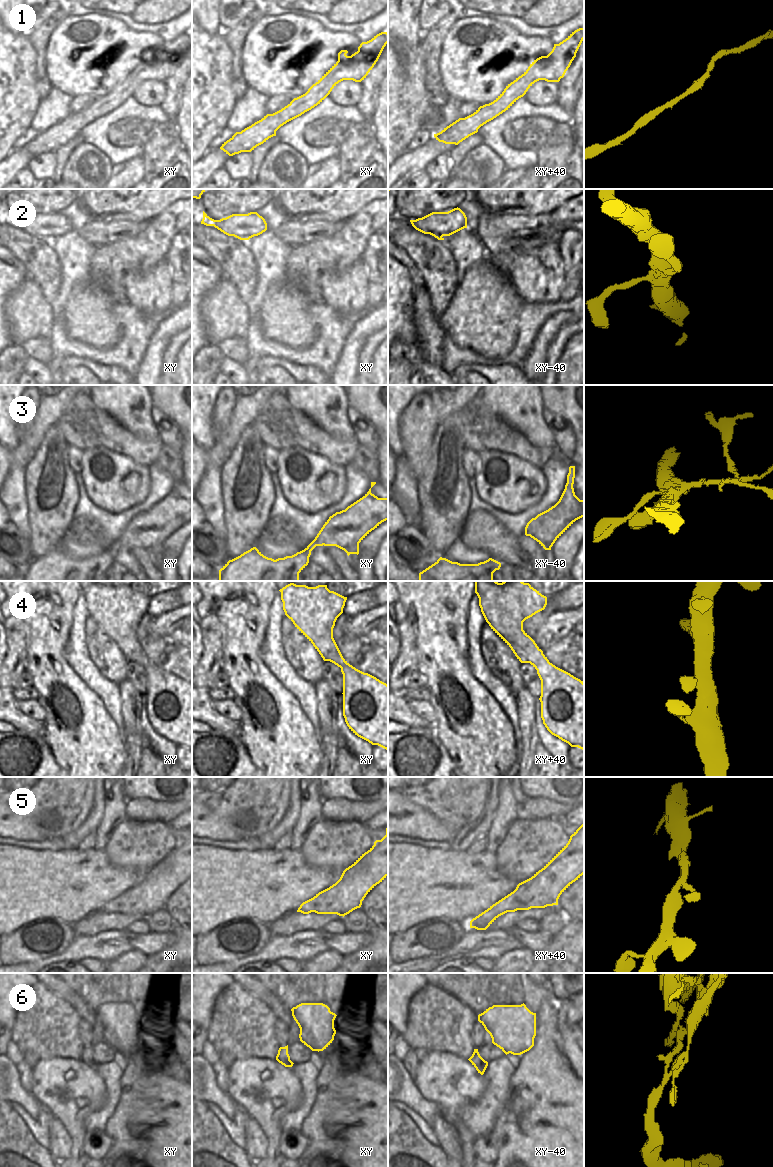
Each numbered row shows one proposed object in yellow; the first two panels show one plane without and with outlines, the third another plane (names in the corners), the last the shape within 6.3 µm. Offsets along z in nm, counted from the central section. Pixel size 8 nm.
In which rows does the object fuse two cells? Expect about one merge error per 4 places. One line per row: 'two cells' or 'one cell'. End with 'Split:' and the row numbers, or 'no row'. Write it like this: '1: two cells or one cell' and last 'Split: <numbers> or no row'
1: one cell
2: one cell
3: two cells
4: one cell
5: one cell
6: two cells
Split: 3, 6

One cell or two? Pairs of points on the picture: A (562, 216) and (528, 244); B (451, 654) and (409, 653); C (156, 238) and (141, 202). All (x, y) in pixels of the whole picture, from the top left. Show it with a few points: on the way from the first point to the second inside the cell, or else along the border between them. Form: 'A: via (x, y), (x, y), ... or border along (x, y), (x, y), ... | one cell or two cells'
A: via (558, 226), (548, 236), (538, 240) | one cell
B: border along (413, 630), (418, 652), (417, 670) | two cells
C: border along (168, 206), (148, 222) | two cells

